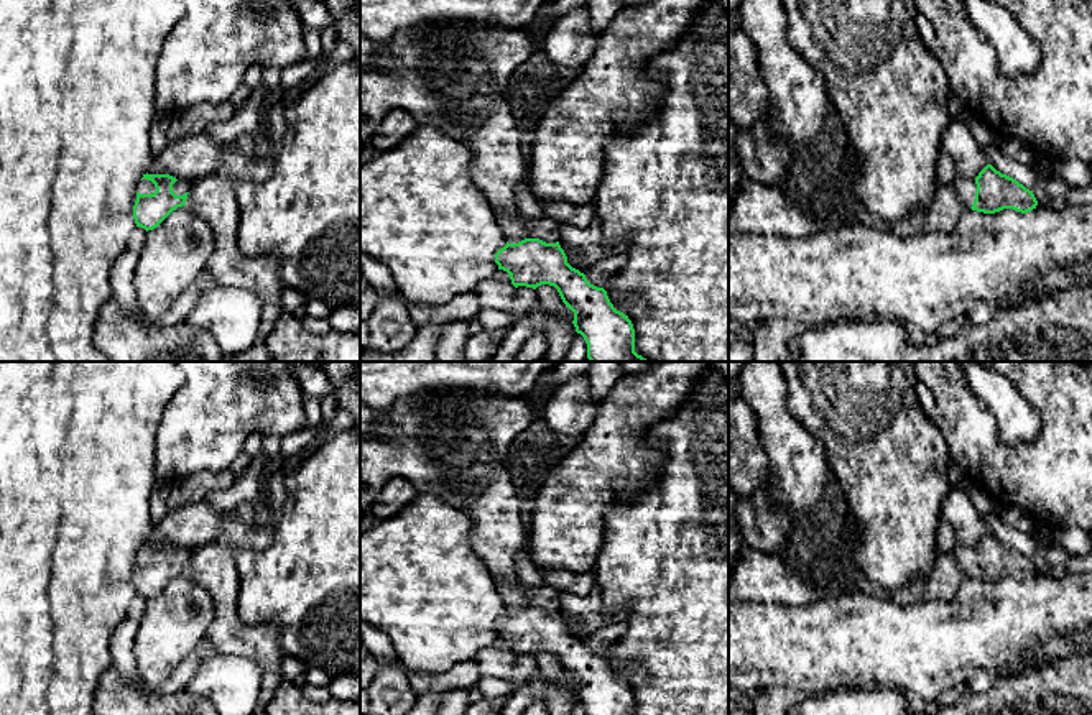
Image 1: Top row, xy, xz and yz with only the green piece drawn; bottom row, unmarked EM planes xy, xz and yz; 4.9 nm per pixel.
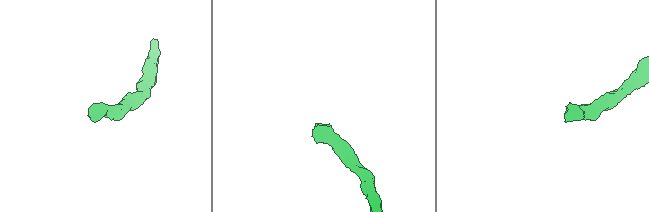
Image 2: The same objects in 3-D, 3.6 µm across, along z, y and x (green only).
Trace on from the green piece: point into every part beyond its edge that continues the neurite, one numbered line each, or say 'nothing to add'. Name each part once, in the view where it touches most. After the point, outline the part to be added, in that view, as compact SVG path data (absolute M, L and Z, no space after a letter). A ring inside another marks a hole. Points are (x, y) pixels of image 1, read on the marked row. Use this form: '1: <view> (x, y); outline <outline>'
1: xz (515, 227); outline M495 209L493 214L508 243L518 243L525 238L539 238L546 243L556 243L559 238L559 224L553 219L526 219L523 215L507 214L502 209Z

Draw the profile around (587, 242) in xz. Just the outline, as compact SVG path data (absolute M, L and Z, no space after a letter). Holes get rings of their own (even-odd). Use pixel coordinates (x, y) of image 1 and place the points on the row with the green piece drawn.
M597 215L587 227L559 224L558 242L564 251L577 253L576 258L567 258L567 263L581 273L585 273L589 268L608 255L604 247L602 222Z

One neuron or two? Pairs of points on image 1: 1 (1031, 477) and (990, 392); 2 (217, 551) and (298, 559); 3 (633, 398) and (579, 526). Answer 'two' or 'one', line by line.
1: two
2: two
3: one

